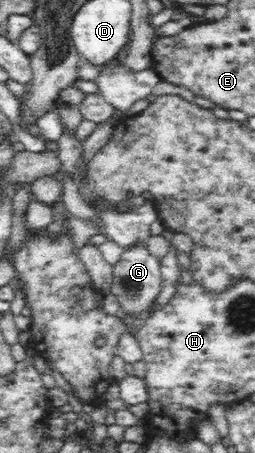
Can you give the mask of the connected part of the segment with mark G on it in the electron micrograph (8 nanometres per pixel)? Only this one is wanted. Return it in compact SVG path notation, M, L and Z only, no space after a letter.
M131 245L126 248L122 253L120 260L114 264L112 285L109 292L113 293L115 300L119 301L121 309L125 314L130 317L138 315L143 310L150 310L150 314L154 311L151 310L153 299L161 292L162 287L162 274L160 272L160 262L151 255L145 245Z

